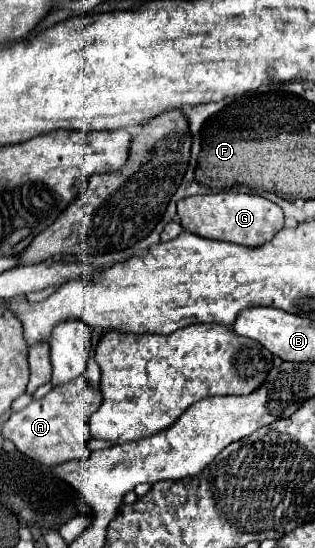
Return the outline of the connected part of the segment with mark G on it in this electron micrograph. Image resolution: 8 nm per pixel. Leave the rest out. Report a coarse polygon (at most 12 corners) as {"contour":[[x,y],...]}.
{"contour":[[204,194],[178,202],[184,230],[262,246],[284,212],[256,194]]}

